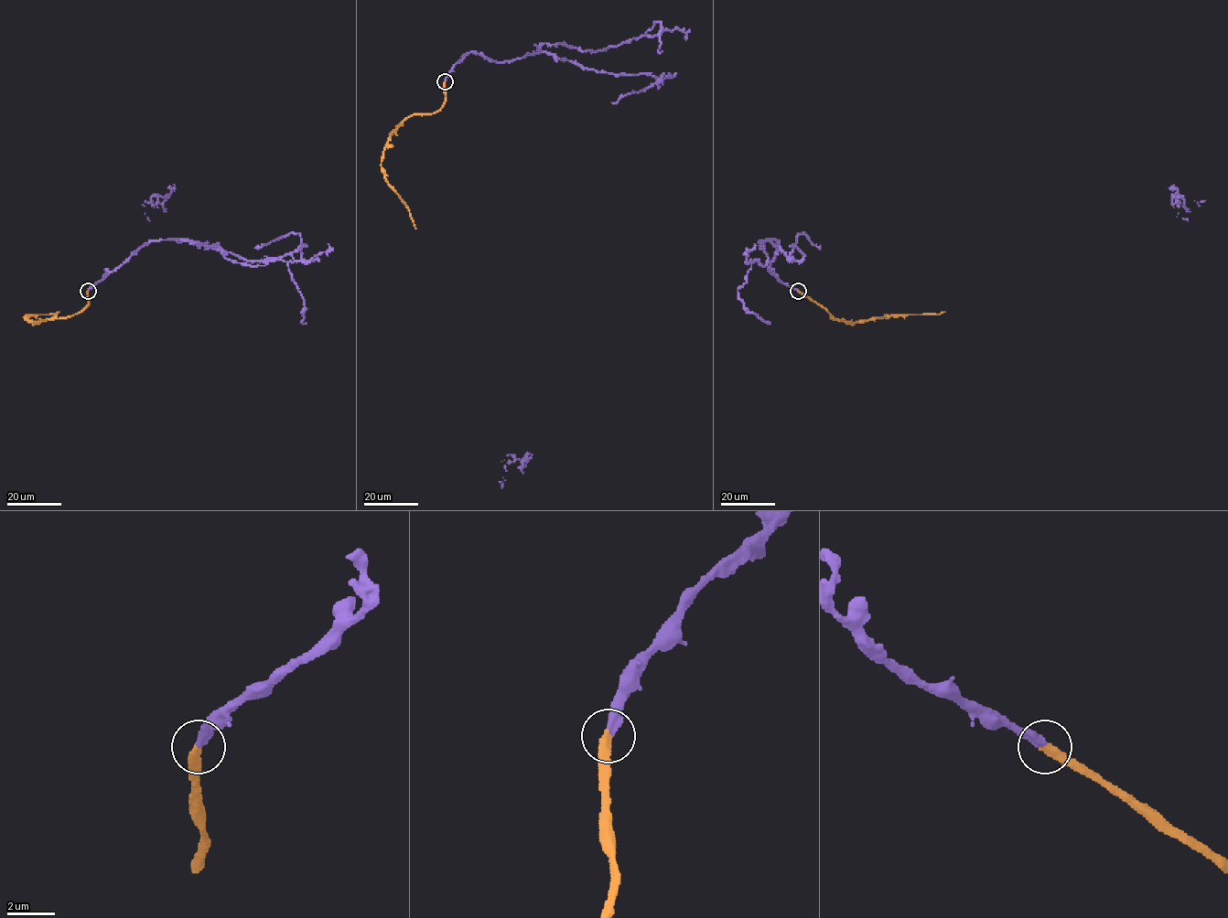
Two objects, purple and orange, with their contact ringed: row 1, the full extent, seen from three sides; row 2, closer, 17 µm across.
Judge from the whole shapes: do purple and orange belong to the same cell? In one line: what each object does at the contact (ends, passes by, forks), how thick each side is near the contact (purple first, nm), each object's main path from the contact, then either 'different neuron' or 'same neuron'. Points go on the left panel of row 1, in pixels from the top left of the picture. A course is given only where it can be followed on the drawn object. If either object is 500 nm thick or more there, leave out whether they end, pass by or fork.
purple ends; orange ends; calibres 380 and 380 nm; course purple (88, 291), (153, 240), (190, 240), (258, 261), (300, 244), (290, 233), (257, 246), (170, 186), (157, 207); course orange (88, 291), (88, 303), (70, 316), (35, 323), (25, 317), (59, 311); same neuron

